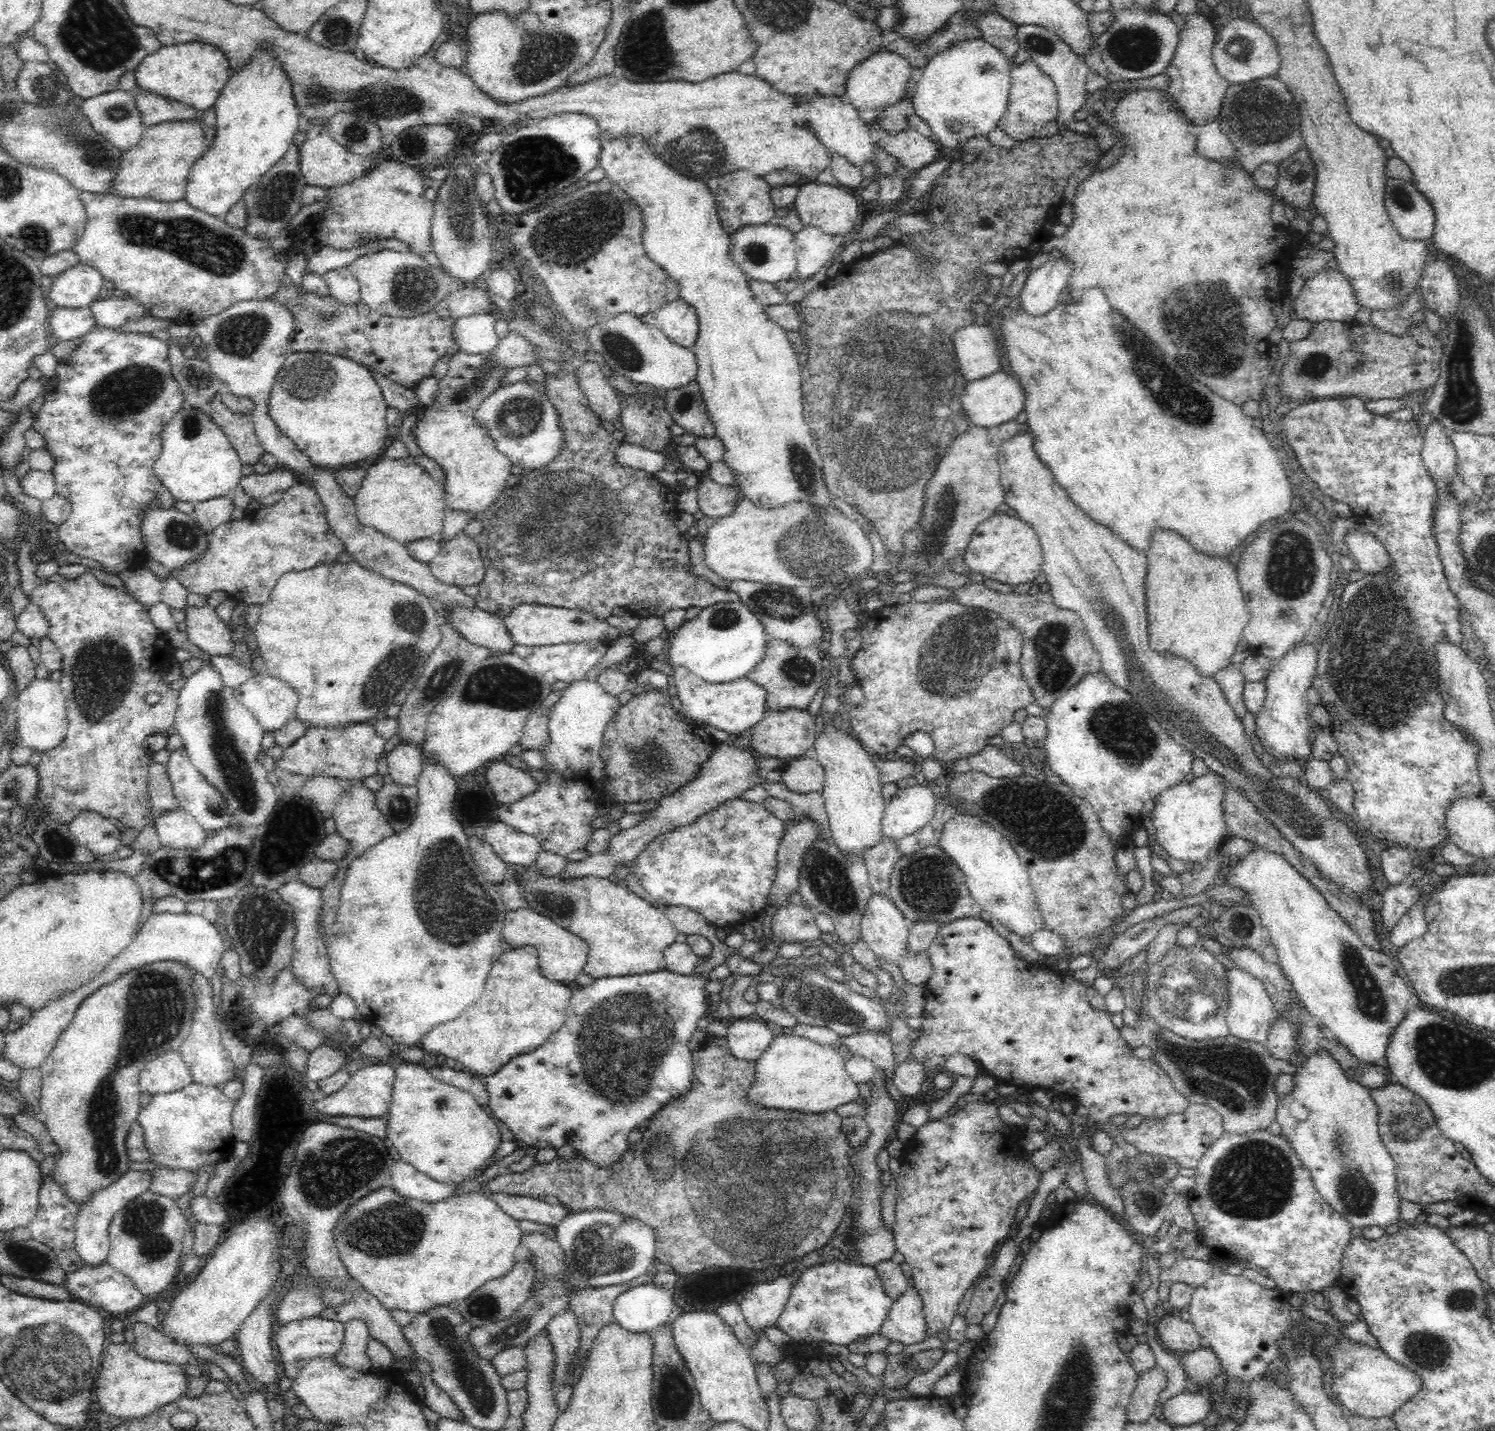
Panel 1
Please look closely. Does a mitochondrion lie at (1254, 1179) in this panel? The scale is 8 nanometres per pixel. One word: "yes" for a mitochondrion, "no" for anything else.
yes

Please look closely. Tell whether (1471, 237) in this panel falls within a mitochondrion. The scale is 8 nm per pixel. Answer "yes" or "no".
no

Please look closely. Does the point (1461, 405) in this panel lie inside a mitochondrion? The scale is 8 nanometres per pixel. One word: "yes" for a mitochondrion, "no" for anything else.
yes

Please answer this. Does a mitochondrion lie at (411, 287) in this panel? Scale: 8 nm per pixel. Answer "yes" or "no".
yes

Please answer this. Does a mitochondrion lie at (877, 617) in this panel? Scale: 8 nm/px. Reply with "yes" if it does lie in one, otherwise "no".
no

